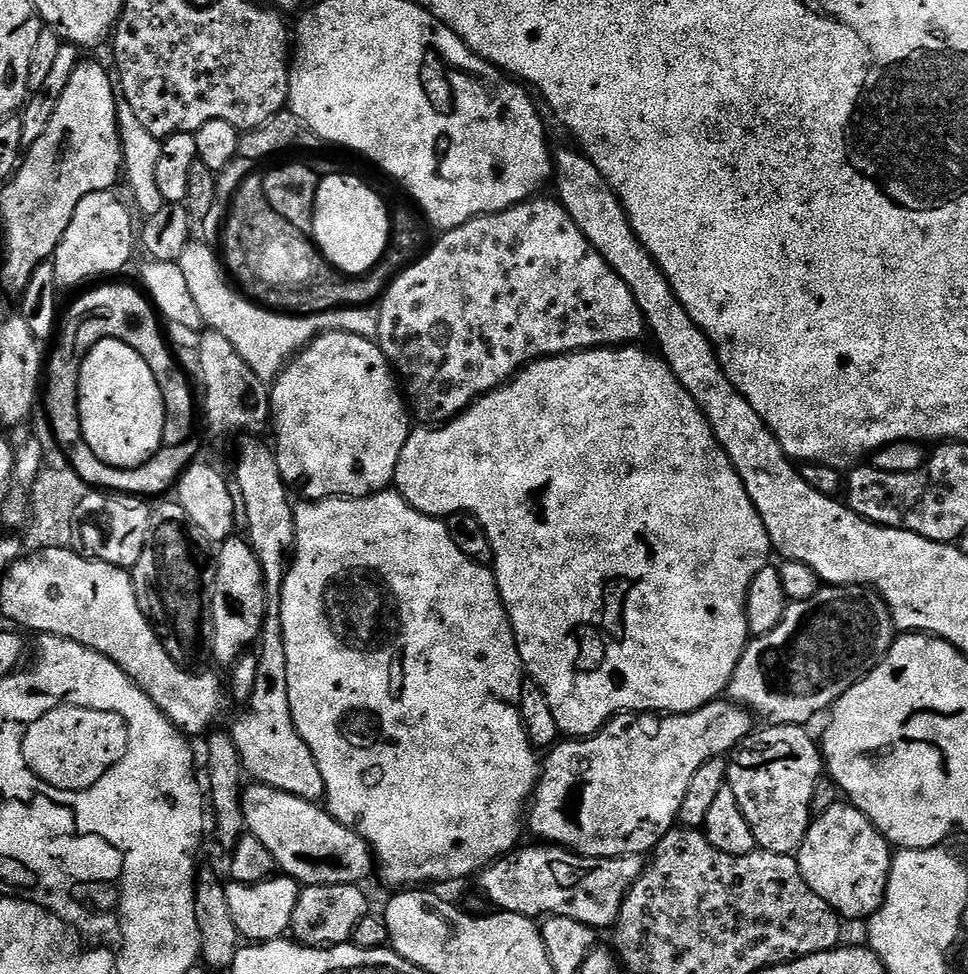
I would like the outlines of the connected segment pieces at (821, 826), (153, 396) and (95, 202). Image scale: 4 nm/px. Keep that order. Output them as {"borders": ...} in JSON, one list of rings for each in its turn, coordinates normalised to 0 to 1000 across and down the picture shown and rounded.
{"borders":[[[[865,823],[840,841],[826,874],[821,876],[821,881],[829,901],[833,901],[837,914],[841,914],[841,918],[845,918],[849,926],[856,928],[865,940],[873,946],[893,947],[913,929],[917,899],[921,895],[923,878],[923,872],[915,859],[906,852],[903,844],[899,844],[899,840],[895,840],[895,836],[890,836],[890,832],[883,830],[879,823]]],[[[100,348],[98,355],[83,373],[83,440],[89,458],[119,480],[142,480],[170,459],[169,435],[174,432],[174,422],[169,419],[169,406],[159,388],[159,380],[151,376],[151,368],[125,349]]],[[[119,196],[94,197],[81,207],[64,248],[60,248],[58,261],[52,270],[58,278],[58,291],[63,297],[87,292],[98,283],[116,285],[136,267],[136,222],[132,214],[120,202]]]]}

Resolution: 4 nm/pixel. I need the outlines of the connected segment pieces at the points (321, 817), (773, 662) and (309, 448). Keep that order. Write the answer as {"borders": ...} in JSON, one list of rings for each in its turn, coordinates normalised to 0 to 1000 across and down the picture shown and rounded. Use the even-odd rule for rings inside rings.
{"borders":[[[[265,803],[257,804],[257,809],[250,813],[252,826],[252,845],[255,853],[272,864],[275,873],[285,883],[285,890],[292,898],[302,900],[307,908],[317,910],[349,910],[350,908],[375,909],[376,902],[386,895],[386,876],[374,859],[366,852],[353,848],[330,824],[310,819],[305,815],[295,815],[286,809],[280,809]]],[[[890,600],[851,602],[841,614],[817,617],[804,643],[795,651],[774,656],[767,676],[752,701],[751,714],[774,731],[785,735],[794,744],[834,744],[843,731],[854,732],[874,708],[878,708],[895,692],[909,683],[909,677],[917,670],[928,646],[921,637],[921,627],[912,612],[903,604]]],[[[332,341],[326,348],[321,349],[314,357],[311,357],[301,370],[294,374],[289,385],[285,387],[279,398],[281,408],[280,438],[285,438],[285,452],[283,459],[287,470],[287,483],[291,483],[291,491],[294,497],[306,501],[311,505],[315,514],[342,513],[344,511],[371,511],[374,509],[386,509],[389,505],[396,505],[408,494],[411,470],[415,466],[415,458],[419,458],[419,450],[424,443],[424,419],[419,414],[418,403],[411,393],[410,383],[407,381],[397,360],[393,358],[388,349],[379,349],[370,343],[361,341]]]]}

